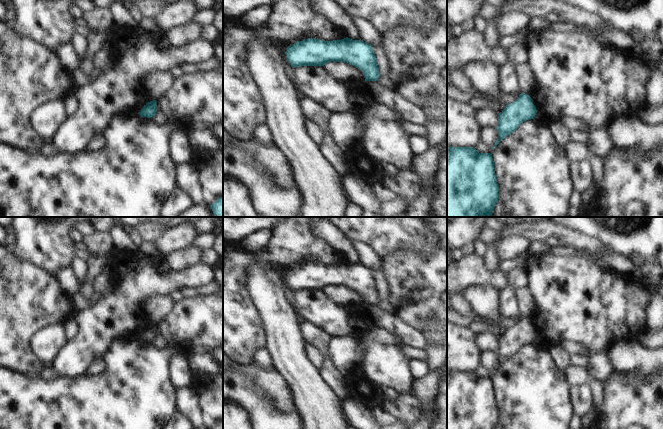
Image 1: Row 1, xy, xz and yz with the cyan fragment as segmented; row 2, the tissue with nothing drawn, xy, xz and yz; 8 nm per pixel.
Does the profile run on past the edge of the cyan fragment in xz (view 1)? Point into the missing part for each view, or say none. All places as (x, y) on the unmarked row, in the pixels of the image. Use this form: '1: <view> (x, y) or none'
1: none

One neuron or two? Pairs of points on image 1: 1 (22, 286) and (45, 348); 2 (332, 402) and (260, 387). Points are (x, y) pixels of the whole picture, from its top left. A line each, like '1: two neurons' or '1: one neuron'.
1: two neurons
2: two neurons

